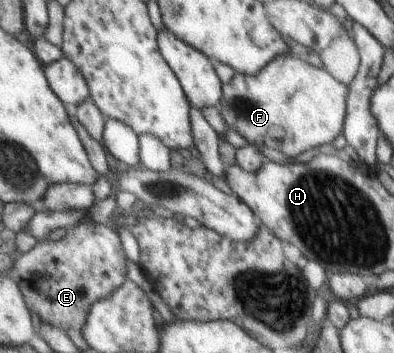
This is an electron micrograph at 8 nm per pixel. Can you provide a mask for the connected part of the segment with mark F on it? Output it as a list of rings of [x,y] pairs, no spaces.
[[[285,52],[269,62],[258,74],[236,72],[229,83],[223,84],[224,94],[219,107],[228,127],[241,135],[247,143],[257,147],[269,146],[295,157],[315,147],[330,149],[333,139],[342,134],[347,111],[347,89],[346,83],[322,67],[311,65],[305,58]]]

